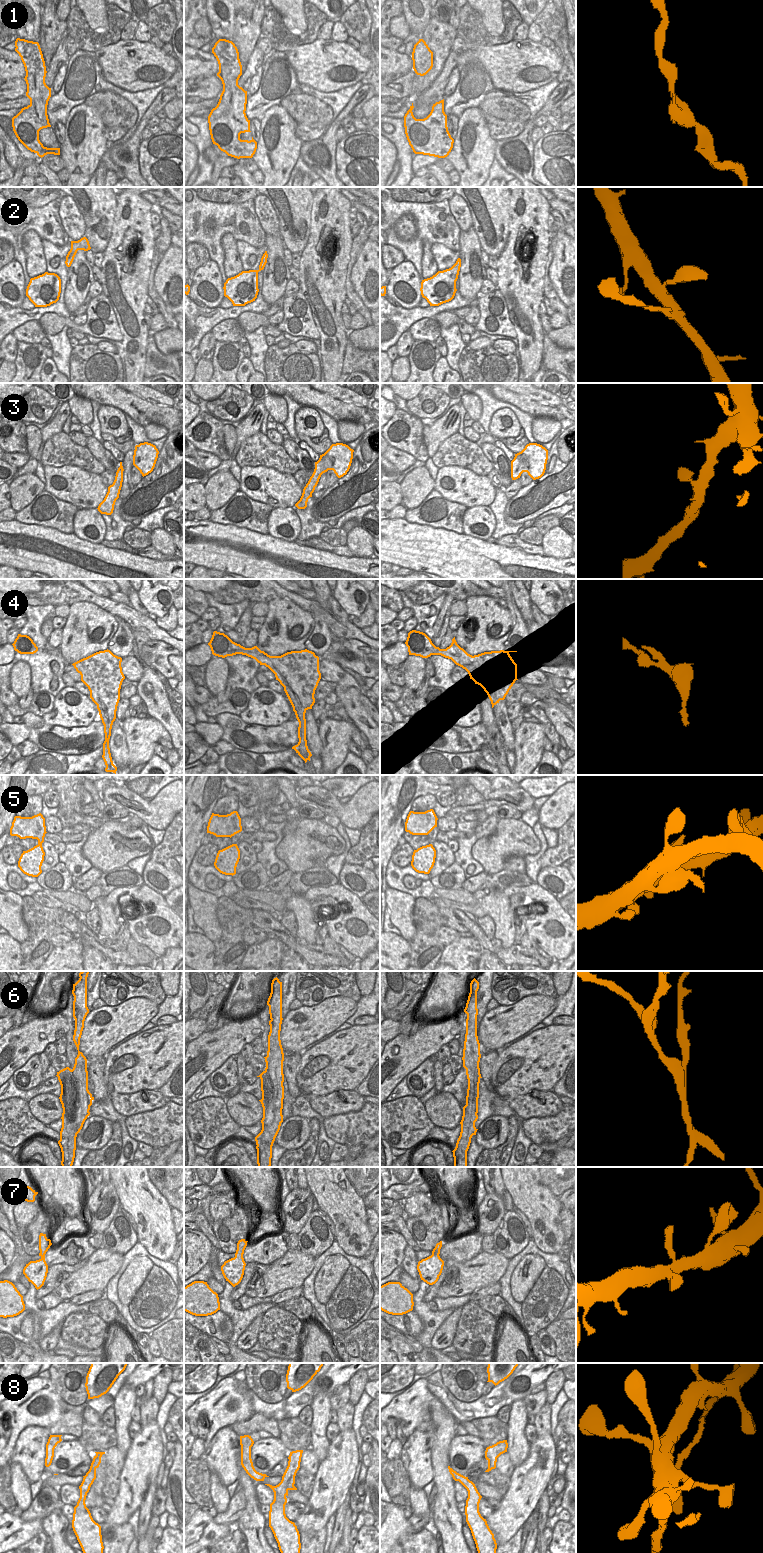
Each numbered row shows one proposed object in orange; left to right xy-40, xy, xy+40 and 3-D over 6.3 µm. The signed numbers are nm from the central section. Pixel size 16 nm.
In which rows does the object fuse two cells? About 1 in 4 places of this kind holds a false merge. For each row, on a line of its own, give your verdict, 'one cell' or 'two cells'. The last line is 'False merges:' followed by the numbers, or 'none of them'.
1: one cell
2: one cell
3: one cell
4: one cell
5: one cell
6: two cells
7: one cell
8: two cells
False merges: 6, 8

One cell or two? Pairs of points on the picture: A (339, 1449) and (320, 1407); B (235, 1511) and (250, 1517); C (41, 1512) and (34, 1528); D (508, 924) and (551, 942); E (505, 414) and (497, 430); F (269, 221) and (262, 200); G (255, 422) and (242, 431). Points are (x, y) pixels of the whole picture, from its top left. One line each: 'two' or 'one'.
A: two
B: two
C: two
D: two
E: one
F: one
G: one

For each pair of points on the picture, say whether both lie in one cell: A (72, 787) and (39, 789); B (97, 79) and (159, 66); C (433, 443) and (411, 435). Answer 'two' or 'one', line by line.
A: two
B: two
C: two

